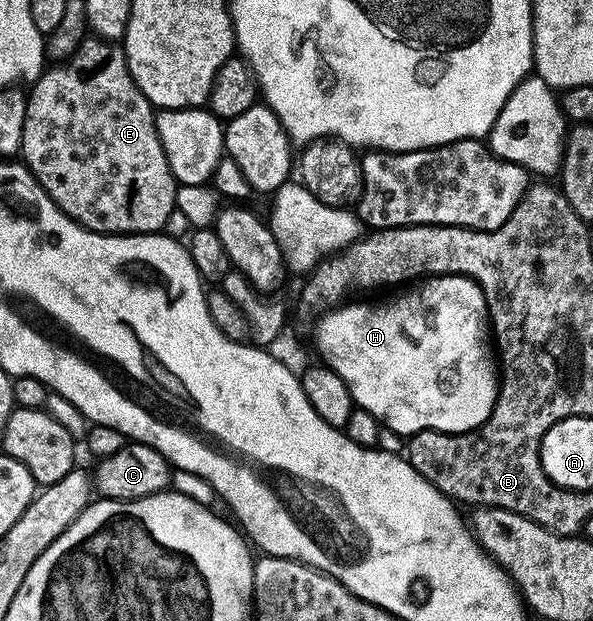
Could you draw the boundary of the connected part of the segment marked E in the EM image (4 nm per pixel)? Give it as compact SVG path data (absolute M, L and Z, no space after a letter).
M87 39L74 53L69 64L62 63L50 67L43 72L41 79L33 82L26 99L26 118L24 119L24 135L22 136L21 160L27 169L44 187L44 191L56 203L56 207L64 215L68 215L77 225L82 225L90 233L109 233L111 237L137 237L144 233L162 233L165 225L176 217L177 197L180 184L173 177L164 147L161 145L157 131L156 110L150 100L140 91L140 87L132 79L125 48L105 40Z

